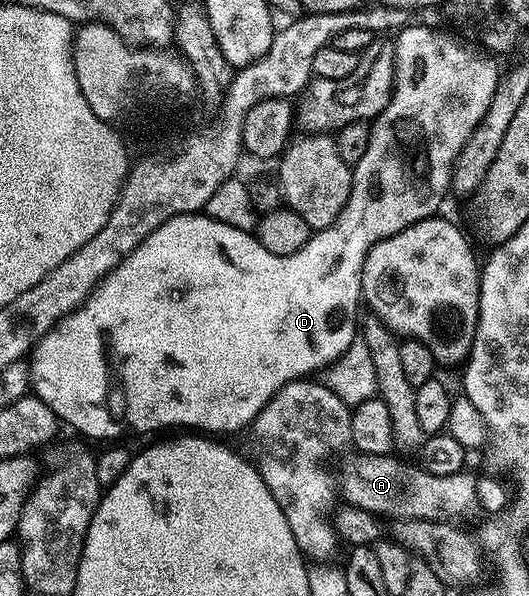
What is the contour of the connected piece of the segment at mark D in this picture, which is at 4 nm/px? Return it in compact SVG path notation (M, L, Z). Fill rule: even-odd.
M406 25L396 32L393 45L393 94L389 96L389 103L383 113L372 120L367 153L363 153L361 160L352 168L351 193L336 223L314 230L303 249L287 257L279 257L275 253L267 253L267 249L263 249L253 231L235 229L204 213L171 217L163 225L159 225L155 233L145 238L116 269L106 273L96 289L82 301L81 306L63 317L34 345L27 359L32 394L42 399L52 411L56 411L58 420L64 426L66 423L67 426L74 427L79 434L86 435L89 439L109 439L105 441L120 440L117 439L120 435L129 435L132 431L137 435L145 435L148 431L161 431L164 427L181 427L177 429L192 429L197 433L241 431L244 427L246 430L267 405L267 401L271 401L273 394L283 389L283 385L312 376L312 371L324 372L340 358L354 339L358 338L357 306L362 306L363 303L361 274L363 261L367 261L367 253L379 241L438 214L437 206L444 201L445 194L450 194L449 182L459 153L463 145L467 145L467 137L471 137L479 121L483 121L483 113L487 113L491 97L495 97L499 78L497 63L493 60L496 58L456 43L448 30L436 31L433 27L413 26Z

